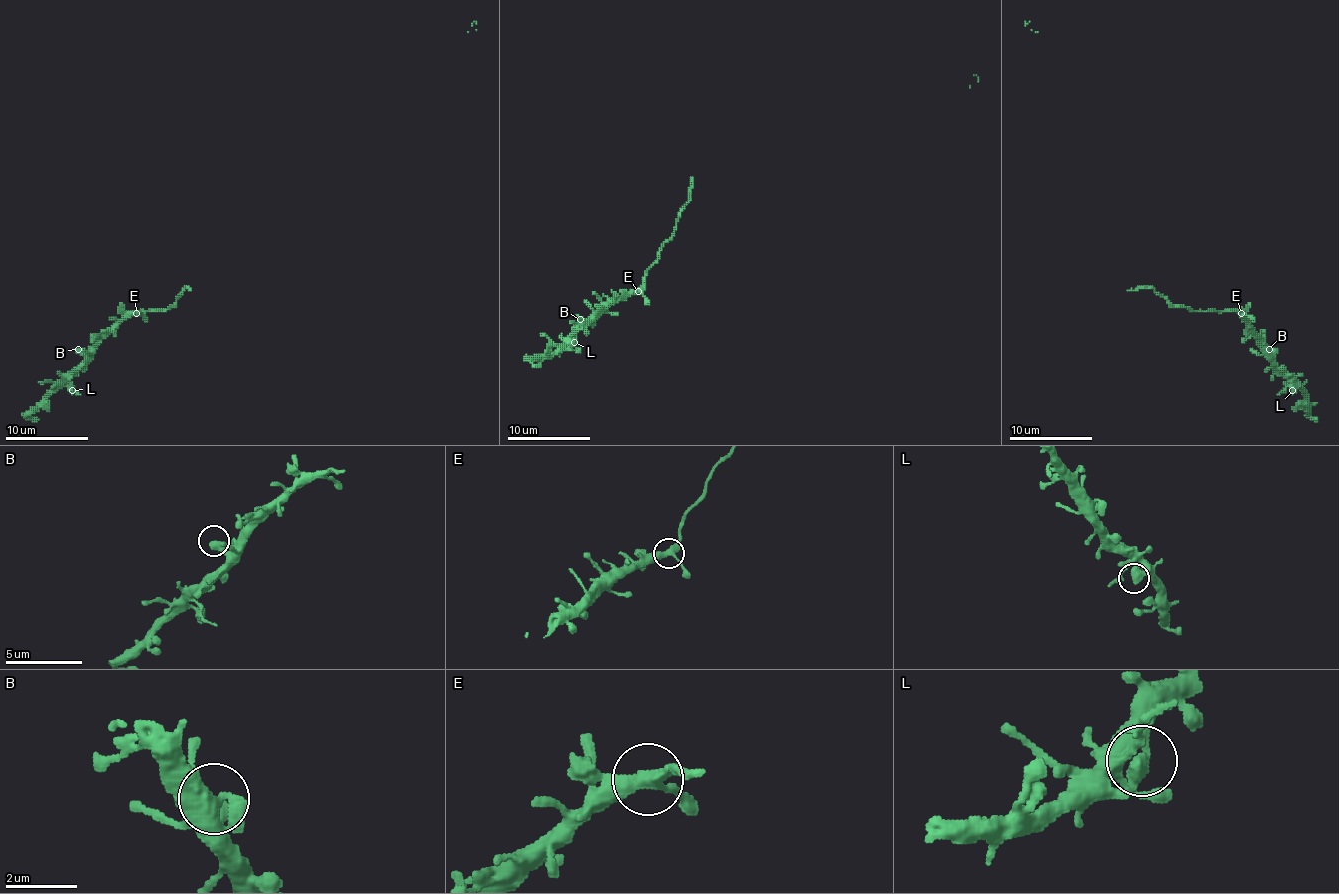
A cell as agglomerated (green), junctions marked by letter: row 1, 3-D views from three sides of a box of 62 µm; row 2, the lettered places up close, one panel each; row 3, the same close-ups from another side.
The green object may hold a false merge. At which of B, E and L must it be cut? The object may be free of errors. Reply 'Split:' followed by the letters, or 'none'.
Split: E

